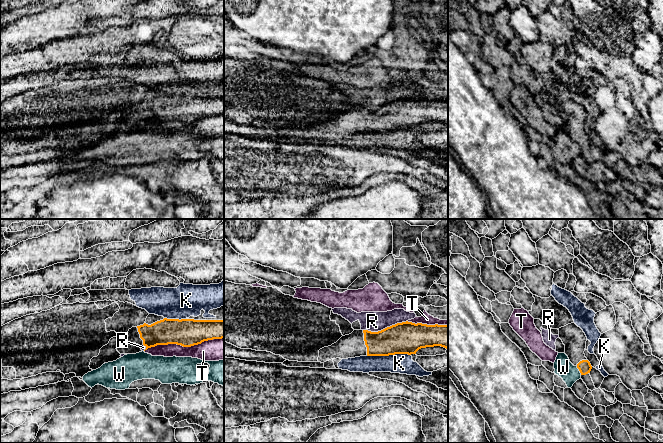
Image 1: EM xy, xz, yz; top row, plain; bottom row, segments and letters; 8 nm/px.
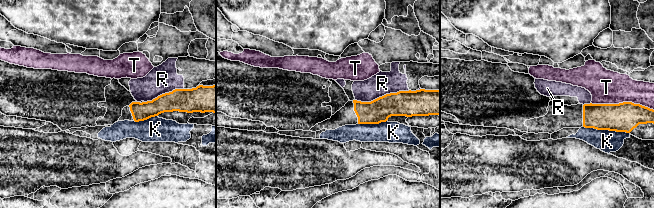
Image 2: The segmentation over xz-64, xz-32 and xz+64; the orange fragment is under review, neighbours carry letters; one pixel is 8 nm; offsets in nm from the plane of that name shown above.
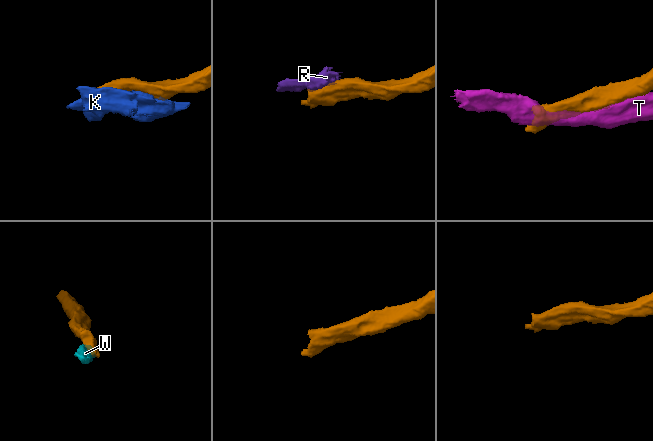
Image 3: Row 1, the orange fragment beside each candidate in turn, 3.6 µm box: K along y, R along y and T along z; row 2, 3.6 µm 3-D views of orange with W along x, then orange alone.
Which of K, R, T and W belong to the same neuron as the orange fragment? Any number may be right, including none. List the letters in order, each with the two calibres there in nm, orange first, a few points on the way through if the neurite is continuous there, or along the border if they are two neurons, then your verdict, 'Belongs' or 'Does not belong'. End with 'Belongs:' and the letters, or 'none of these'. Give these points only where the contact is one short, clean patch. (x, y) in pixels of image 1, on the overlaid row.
K: Thickness 260 nm (orange) against 160 nm. Does not belong
R: Thickness 260 nm (orange) against 160 nm. Does not belong
T: Thickness 220 nm (orange) against 180 nm. Does not belong
W: Thickness 110 nm (orange) against 150 nm. Does not belong
Belongs: none of these

